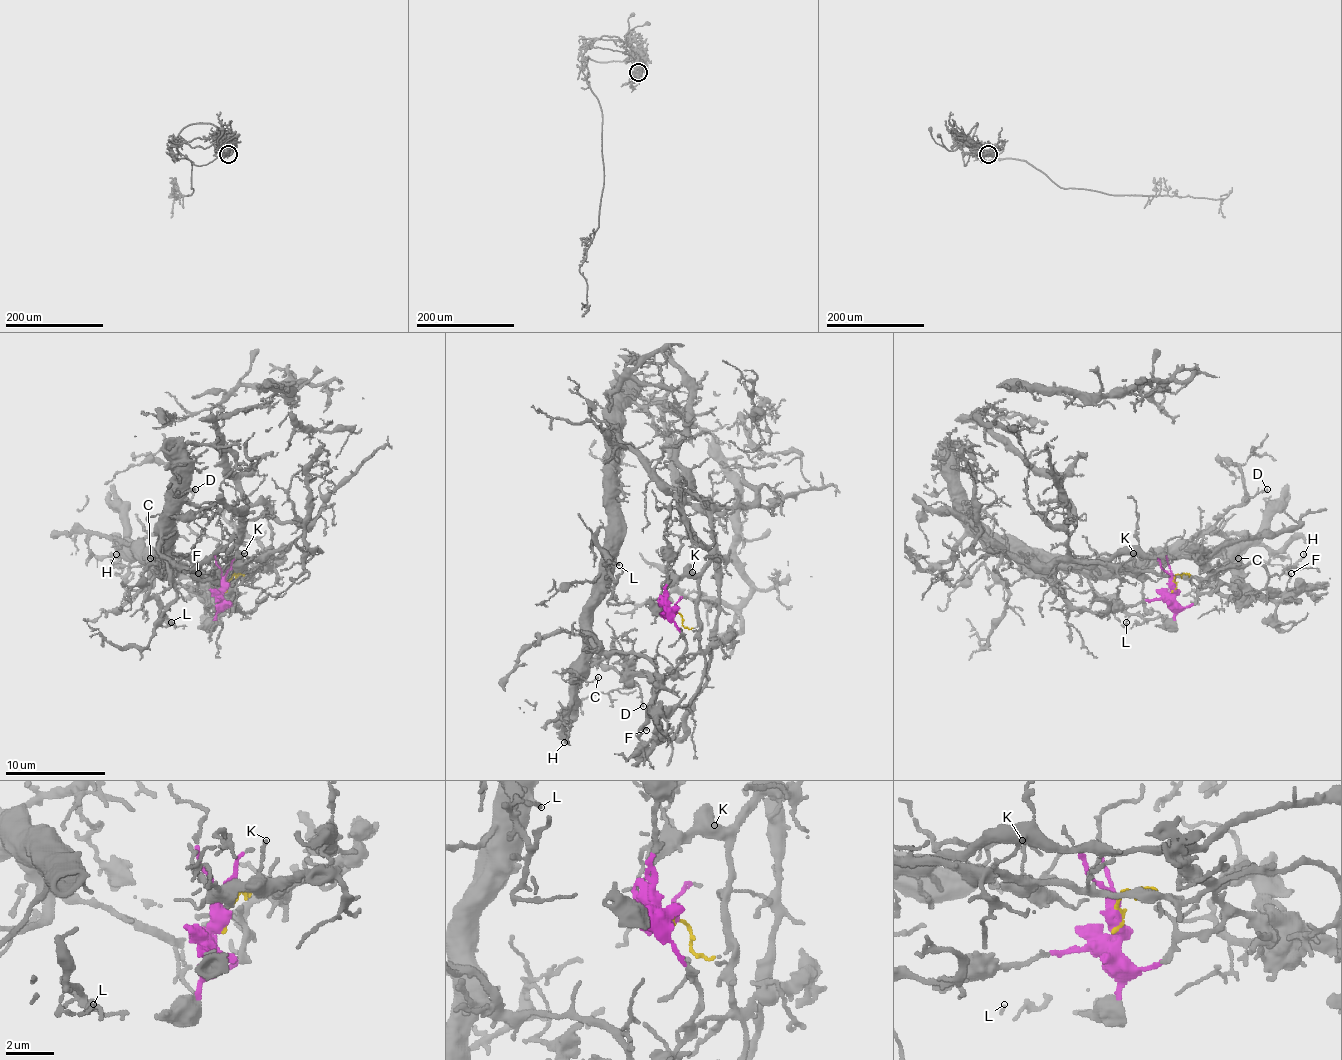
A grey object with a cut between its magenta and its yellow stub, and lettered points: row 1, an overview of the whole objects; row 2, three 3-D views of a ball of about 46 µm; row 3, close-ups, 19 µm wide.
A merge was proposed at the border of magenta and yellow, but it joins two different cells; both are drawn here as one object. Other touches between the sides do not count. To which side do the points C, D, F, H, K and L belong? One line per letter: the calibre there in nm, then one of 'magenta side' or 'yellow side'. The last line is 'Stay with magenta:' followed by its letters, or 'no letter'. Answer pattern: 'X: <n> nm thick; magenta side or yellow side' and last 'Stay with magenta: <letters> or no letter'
C: 120 nm thick; magenta side
D: 110 nm thick; magenta side
F: 140 nm thick; magenta side
H: 140 nm thick; magenta side
K: 110 nm thick; yellow side
L: 110 nm thick; magenta side
Stay with magenta: C, D, F, H, L

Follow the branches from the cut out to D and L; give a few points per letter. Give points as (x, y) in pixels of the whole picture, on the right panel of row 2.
D: (1174, 586), (1174, 599), (1189, 606), (1222, 584), (1237, 584), (1222, 551), (1202, 538), (1232, 508), (1267, 488)
L: (1174, 586), (1189, 606), (1222, 584), (1237, 589), (1222, 594), (1192, 556), (1094, 571), (1089, 584), (1127, 621)

